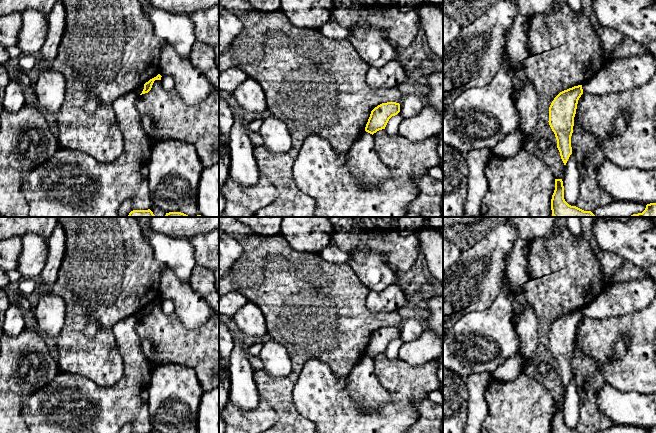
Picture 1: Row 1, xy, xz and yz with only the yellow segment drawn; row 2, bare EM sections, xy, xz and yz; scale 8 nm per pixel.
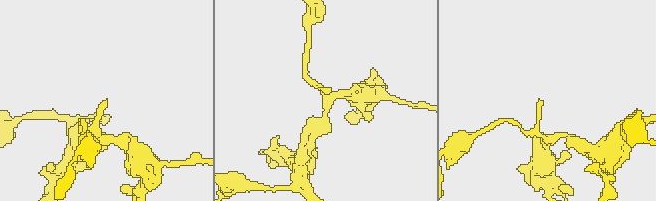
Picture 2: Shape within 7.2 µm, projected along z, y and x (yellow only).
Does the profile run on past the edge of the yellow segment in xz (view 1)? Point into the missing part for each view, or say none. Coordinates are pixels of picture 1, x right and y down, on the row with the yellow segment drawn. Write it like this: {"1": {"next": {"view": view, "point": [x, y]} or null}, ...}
{"1": {"next": null}}

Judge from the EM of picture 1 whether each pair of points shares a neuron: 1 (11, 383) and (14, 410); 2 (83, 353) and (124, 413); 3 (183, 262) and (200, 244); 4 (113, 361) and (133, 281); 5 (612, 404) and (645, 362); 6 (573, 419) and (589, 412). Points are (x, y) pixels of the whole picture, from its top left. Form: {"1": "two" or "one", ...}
{"1": "one", "2": "two", "3": "two", "4": "one", "5": "two", "6": "two"}

